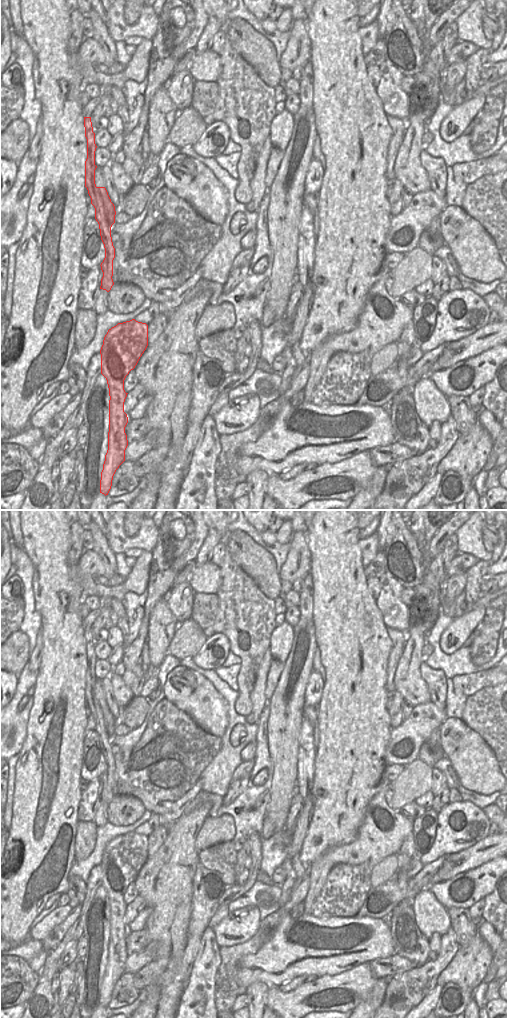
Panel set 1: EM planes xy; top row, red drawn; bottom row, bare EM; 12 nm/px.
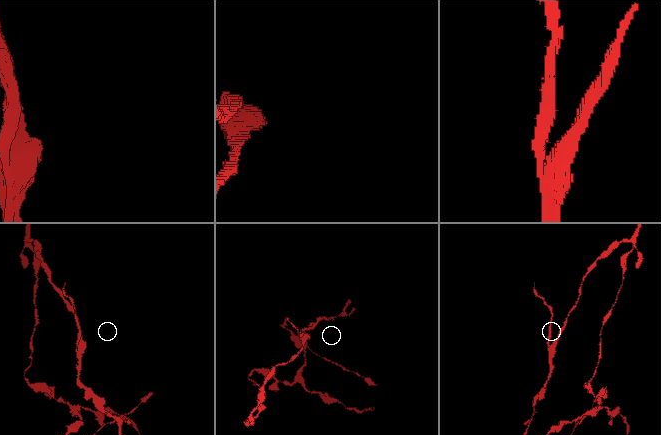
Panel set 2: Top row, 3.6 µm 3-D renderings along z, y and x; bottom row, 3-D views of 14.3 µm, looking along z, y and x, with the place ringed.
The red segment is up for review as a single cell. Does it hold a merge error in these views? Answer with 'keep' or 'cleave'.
cleave

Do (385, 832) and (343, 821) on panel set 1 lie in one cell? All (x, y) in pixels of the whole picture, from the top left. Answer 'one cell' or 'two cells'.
two cells

